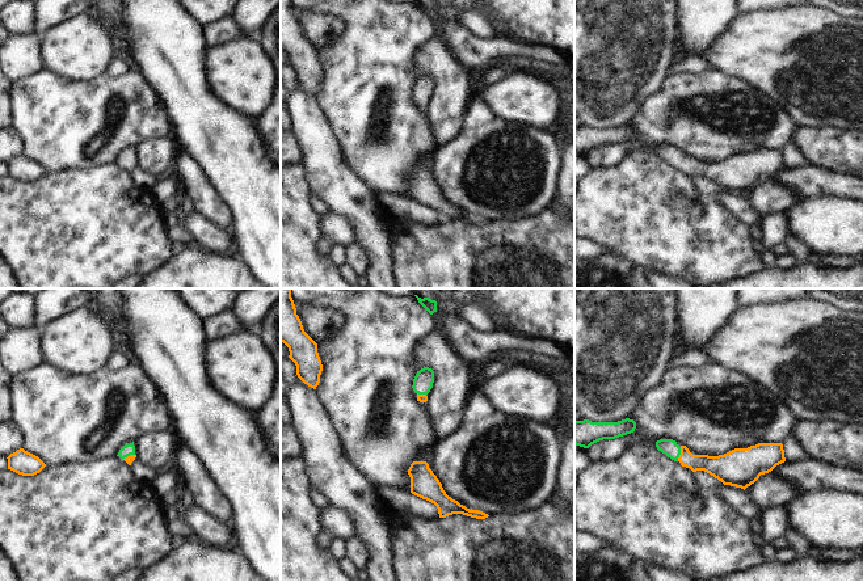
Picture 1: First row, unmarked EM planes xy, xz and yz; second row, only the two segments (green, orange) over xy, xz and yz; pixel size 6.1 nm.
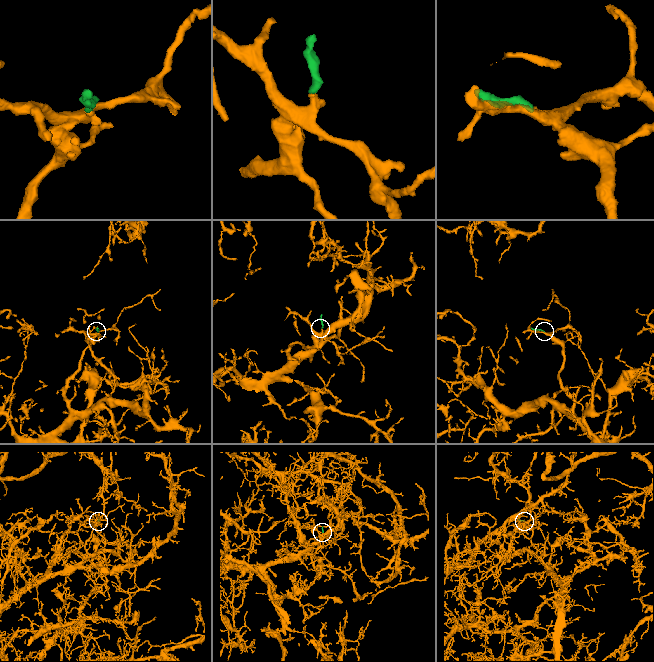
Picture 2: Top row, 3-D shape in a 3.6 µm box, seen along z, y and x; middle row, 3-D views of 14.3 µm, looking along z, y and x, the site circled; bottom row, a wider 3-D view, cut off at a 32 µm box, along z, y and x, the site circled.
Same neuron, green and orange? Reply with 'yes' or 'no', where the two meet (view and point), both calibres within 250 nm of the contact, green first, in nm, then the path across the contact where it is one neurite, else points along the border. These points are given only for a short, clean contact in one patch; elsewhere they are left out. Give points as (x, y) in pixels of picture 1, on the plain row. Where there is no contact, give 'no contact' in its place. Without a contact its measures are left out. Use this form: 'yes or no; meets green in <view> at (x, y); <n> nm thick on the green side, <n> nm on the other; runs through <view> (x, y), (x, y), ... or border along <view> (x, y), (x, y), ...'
yes; meets green in yz at (680, 160); 100 nm thick on the green side, 130 nm on the other; runs through yz (669, 154), (680, 160), (691, 168), (718, 173)

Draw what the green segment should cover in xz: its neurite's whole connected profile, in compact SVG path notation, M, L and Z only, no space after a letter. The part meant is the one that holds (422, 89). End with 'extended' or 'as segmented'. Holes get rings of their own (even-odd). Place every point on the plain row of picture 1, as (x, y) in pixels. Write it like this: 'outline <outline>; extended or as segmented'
outline M424 73L420 77L417 77L414 85L413 85L413 97L417 100L417 107L426 109L428 107L428 100L433 94L434 89L434 77L429 73Z; extended

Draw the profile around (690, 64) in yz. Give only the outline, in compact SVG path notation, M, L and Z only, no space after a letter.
M678 56L678 60L672 66L670 72L690 72L690 73L706 73L717 71L715 66L703 63L692 56Z

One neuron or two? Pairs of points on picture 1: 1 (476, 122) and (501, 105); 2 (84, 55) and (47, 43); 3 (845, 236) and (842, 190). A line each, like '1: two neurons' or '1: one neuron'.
1: two neurons
2: one neuron
3: two neurons

